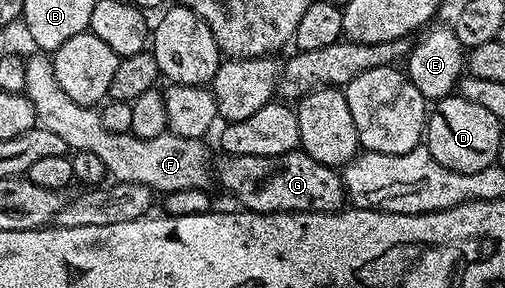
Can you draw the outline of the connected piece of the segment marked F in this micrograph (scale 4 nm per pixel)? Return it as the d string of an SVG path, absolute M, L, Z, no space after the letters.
M32 53L24 59L26 65L26 94L34 105L36 122L62 137L73 152L86 150L103 162L107 174L118 183L146 185L153 192L167 193L178 189L209 186L210 159L208 151L199 139L183 139L171 133L158 137L138 137L131 133L115 135L102 125L102 117L96 107L83 107L78 101L70 101L62 85L54 77L51 58L44 53Z

